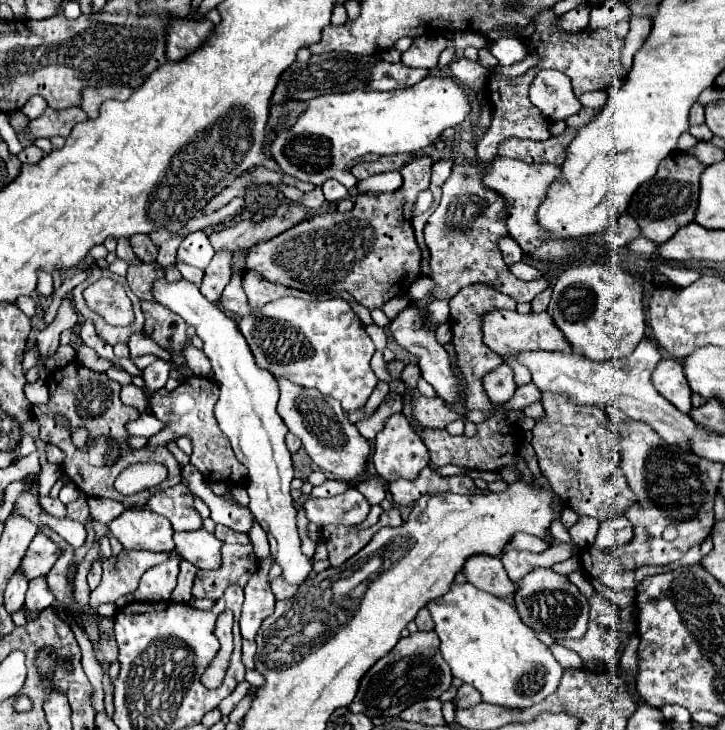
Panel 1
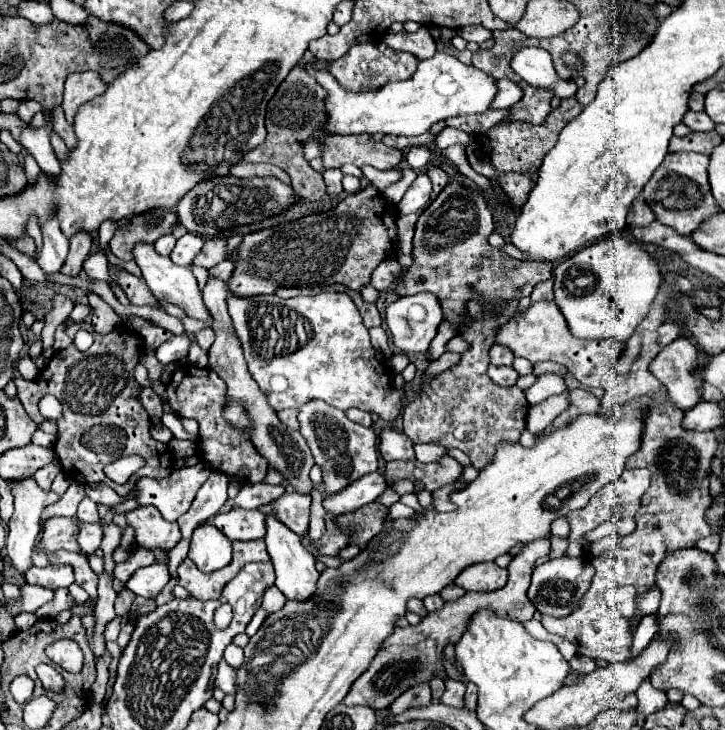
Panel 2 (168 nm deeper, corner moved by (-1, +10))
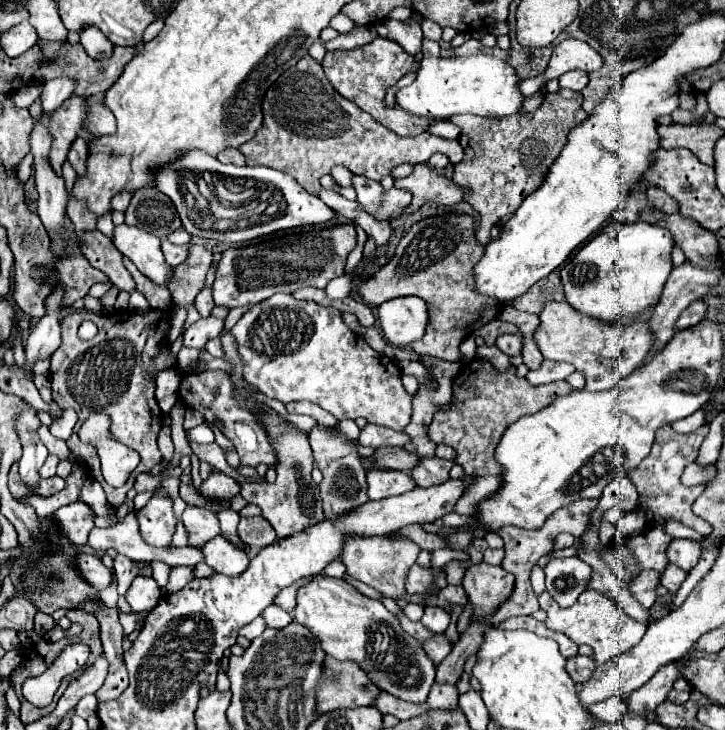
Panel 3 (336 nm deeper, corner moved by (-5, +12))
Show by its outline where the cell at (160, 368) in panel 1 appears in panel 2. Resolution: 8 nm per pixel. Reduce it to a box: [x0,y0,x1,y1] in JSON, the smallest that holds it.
[155,334,189,366]

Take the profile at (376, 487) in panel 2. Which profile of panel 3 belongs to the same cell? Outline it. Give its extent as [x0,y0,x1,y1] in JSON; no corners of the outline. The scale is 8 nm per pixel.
[367,470,417,500]

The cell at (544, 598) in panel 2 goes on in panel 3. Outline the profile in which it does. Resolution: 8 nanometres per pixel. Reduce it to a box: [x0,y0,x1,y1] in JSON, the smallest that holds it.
[545,558,591,606]

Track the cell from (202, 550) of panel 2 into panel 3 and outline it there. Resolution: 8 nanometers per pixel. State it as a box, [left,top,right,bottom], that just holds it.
[201,536,249,576]

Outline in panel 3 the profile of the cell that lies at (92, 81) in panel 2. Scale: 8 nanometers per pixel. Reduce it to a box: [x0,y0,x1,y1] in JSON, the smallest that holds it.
[37,96,85,176]

